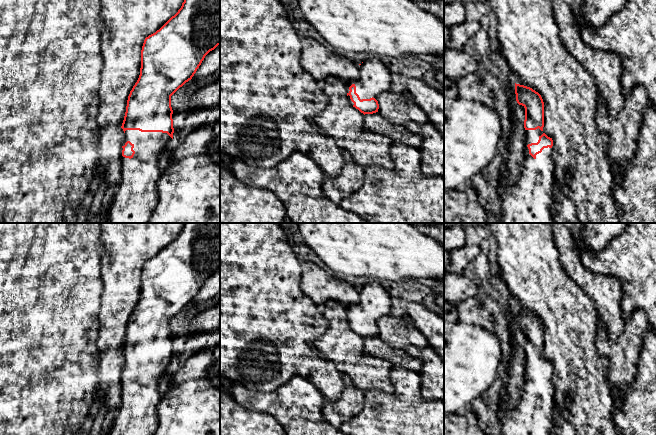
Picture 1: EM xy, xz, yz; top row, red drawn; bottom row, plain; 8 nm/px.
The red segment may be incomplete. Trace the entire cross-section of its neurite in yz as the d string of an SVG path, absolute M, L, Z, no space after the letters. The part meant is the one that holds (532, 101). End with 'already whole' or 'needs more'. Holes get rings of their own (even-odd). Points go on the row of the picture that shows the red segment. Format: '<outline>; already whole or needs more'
M515 83L515 94L516 94L517 103L519 105L522 105L525 108L524 128L526 130L525 131L526 140L525 140L525 149L524 149L524 160L523 160L520 176L514 184L510 184L506 178L502 178L499 181L499 195L502 201L502 223L554 223L554 220L552 217L553 190L554 190L554 183L555 183L554 163L552 160L553 140L543 132L544 102L541 95L538 92L524 85Z; needs more

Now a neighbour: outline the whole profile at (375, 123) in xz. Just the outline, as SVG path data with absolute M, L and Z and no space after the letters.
M378 112L364 115L364 129L366 131L384 135L394 142L419 148L422 138L409 131L404 125L396 125L384 118Z

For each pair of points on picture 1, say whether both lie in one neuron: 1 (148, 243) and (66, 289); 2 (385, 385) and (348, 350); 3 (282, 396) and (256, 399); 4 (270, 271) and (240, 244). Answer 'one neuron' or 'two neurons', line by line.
1: two neurons
2: one neuron
3: one neuron
4: one neuron

